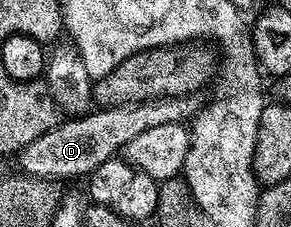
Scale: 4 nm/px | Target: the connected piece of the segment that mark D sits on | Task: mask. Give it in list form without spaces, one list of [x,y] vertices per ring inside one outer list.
[[[195,94],[162,96],[116,108],[99,108],[82,116],[64,119],[53,130],[41,134],[41,138],[22,148],[17,154],[17,160],[26,175],[38,180],[64,182],[63,180],[69,179],[70,176],[87,178],[103,162],[122,153],[127,144],[133,142],[133,138],[137,138],[137,134],[153,130],[157,126],[194,121],[200,107],[199,99]]]

